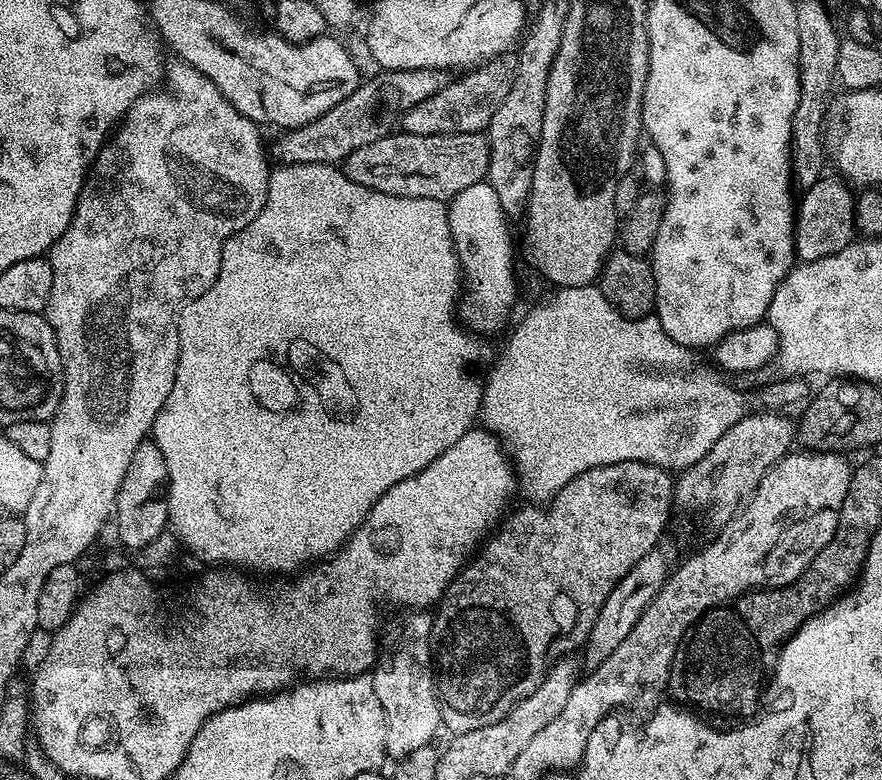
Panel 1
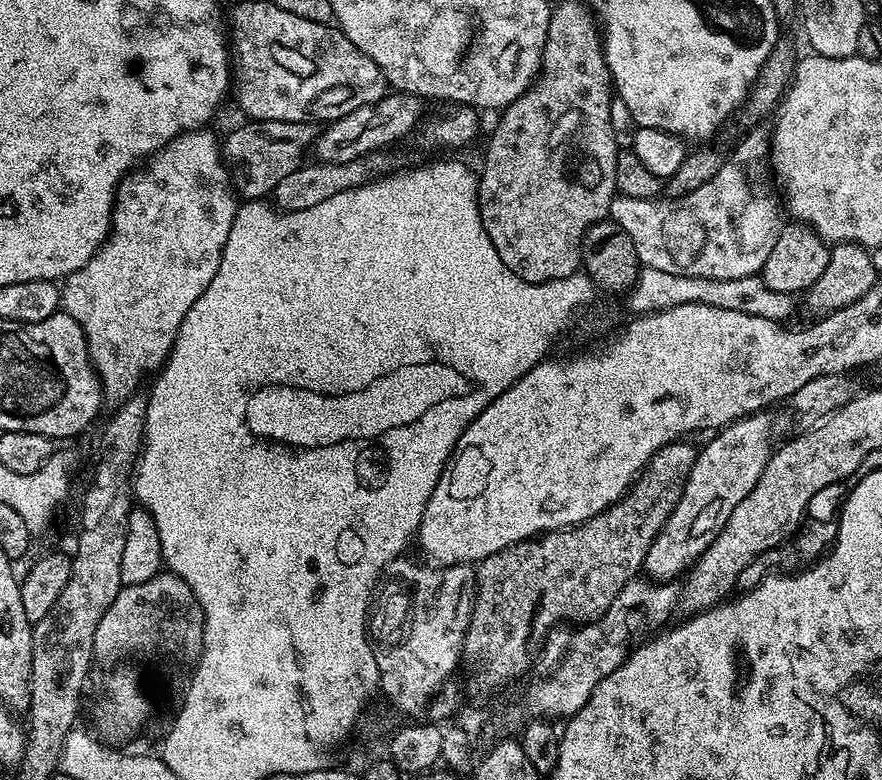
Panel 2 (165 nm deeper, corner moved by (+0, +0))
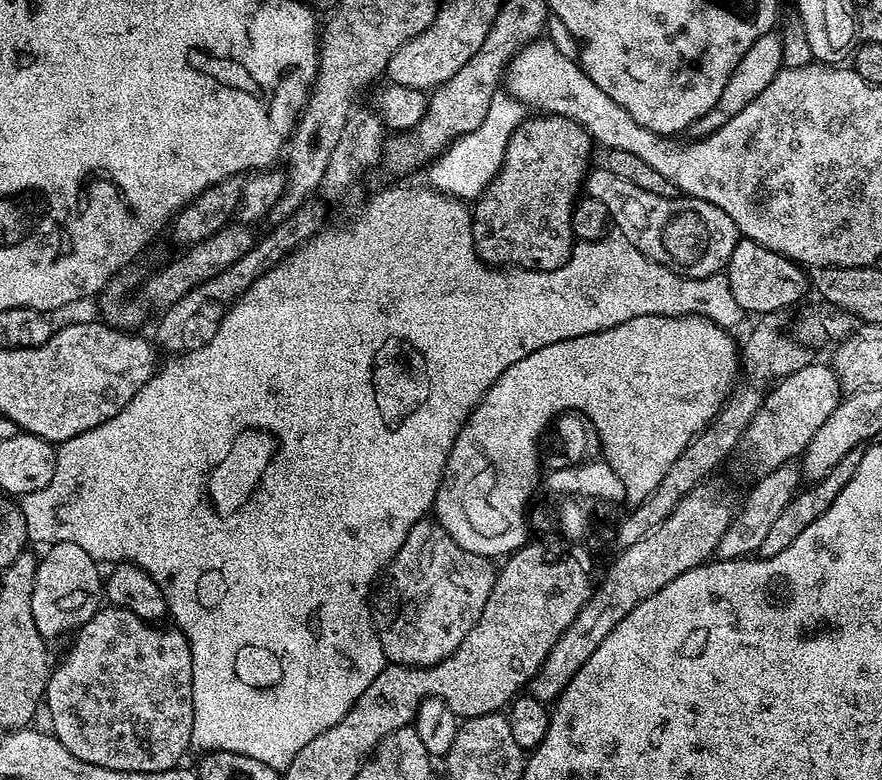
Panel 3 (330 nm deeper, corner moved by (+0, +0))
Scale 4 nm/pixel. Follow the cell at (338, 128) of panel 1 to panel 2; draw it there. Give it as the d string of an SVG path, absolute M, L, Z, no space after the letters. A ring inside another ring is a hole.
M248 120L241 128L236 128L222 140L222 155L232 183L245 201L264 200L276 191L278 182L286 178L286 174L294 174L294 170L305 163L310 149L316 143L318 128L315 123L274 122L273 120Z

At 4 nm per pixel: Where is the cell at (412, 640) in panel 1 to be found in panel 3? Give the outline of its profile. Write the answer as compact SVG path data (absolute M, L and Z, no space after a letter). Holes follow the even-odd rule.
M435 519L417 522L406 542L384 569L374 592L372 621L382 642L385 661L425 668L442 662L480 621L497 569L486 556L462 550Z

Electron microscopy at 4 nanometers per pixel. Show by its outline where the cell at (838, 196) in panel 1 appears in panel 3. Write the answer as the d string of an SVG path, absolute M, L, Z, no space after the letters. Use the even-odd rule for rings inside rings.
M737 239L726 267L730 294L746 314L783 313L810 292L809 273L795 260L786 258L753 240Z

